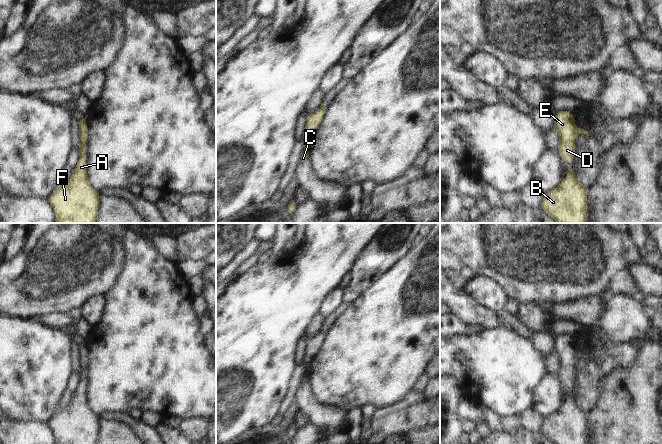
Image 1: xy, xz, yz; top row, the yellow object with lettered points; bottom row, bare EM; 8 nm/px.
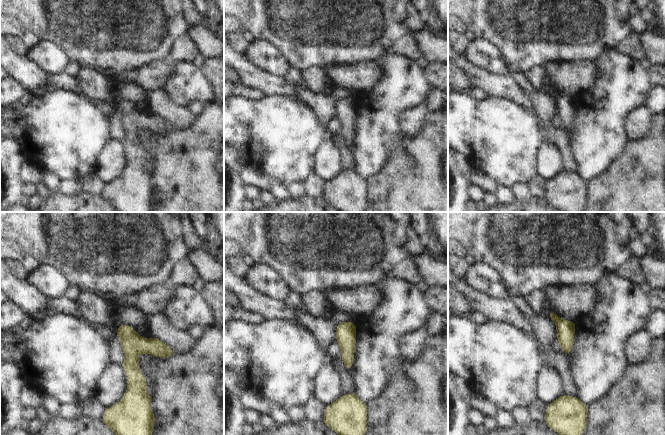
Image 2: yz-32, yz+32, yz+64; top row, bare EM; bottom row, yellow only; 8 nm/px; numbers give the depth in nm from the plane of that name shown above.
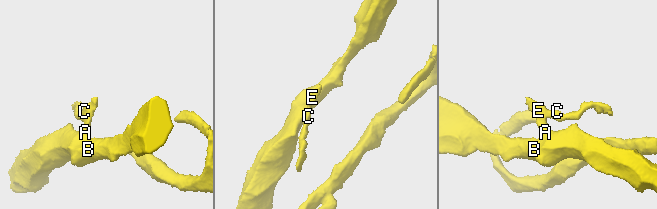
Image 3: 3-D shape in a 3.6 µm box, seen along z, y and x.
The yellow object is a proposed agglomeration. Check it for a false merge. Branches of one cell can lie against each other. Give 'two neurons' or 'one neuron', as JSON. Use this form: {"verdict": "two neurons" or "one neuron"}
{"verdict": "one neuron"}

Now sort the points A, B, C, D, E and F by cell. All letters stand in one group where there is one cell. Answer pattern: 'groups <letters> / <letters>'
groups A B C D E F

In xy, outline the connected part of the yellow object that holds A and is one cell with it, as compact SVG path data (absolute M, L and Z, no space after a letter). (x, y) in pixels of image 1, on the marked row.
M88 115L78 122L79 158L66 184L55 188L48 202L54 209L56 223L94 223L101 194L90 184L86 169Z

